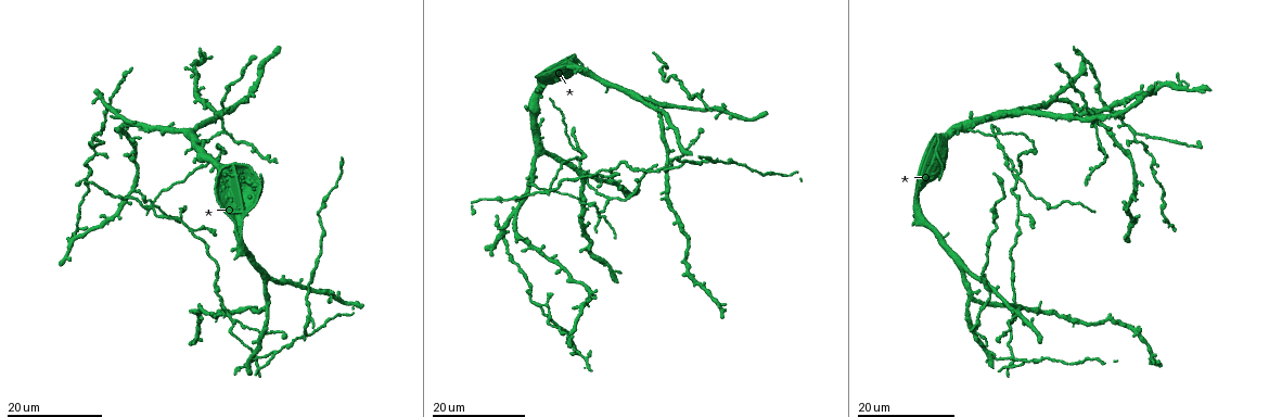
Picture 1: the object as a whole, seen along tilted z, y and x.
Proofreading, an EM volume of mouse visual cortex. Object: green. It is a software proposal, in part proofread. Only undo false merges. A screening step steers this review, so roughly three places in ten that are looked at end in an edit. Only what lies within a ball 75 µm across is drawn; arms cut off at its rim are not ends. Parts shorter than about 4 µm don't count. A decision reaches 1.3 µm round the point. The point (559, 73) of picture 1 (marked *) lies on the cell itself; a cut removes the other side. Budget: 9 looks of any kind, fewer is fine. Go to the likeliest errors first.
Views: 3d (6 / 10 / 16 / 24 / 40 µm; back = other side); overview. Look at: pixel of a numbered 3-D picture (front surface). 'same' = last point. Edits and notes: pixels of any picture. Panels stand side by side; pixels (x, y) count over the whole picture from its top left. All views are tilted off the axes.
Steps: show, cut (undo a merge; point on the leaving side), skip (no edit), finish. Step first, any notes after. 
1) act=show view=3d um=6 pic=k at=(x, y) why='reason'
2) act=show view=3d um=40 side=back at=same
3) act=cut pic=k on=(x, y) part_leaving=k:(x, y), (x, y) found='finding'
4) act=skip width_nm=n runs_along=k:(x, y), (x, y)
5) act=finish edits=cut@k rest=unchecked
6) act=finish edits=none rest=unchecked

act=show view=3d um=16 pic=1 at=(1013, 356) why='four-way junction'

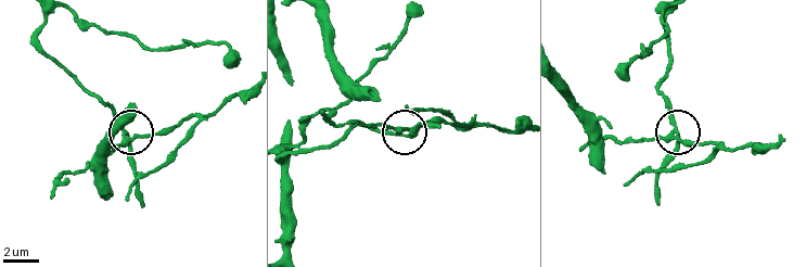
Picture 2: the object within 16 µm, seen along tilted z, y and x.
act=show view=3d um=10 pic=2 at=(125, 134)

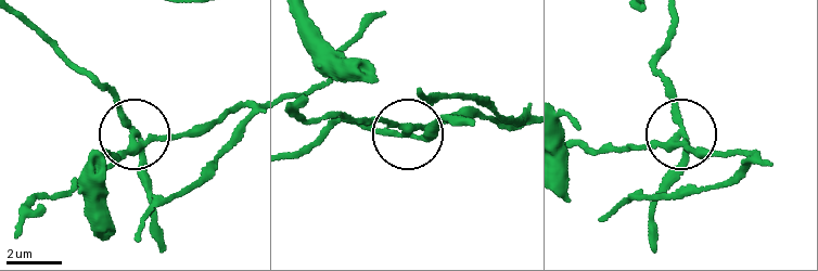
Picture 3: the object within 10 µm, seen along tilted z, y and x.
act=cut pic=3 on=(168, 138) side_arm_um=36 arms=4 found='a second cell is stuck on'

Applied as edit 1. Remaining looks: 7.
act=show view=overview

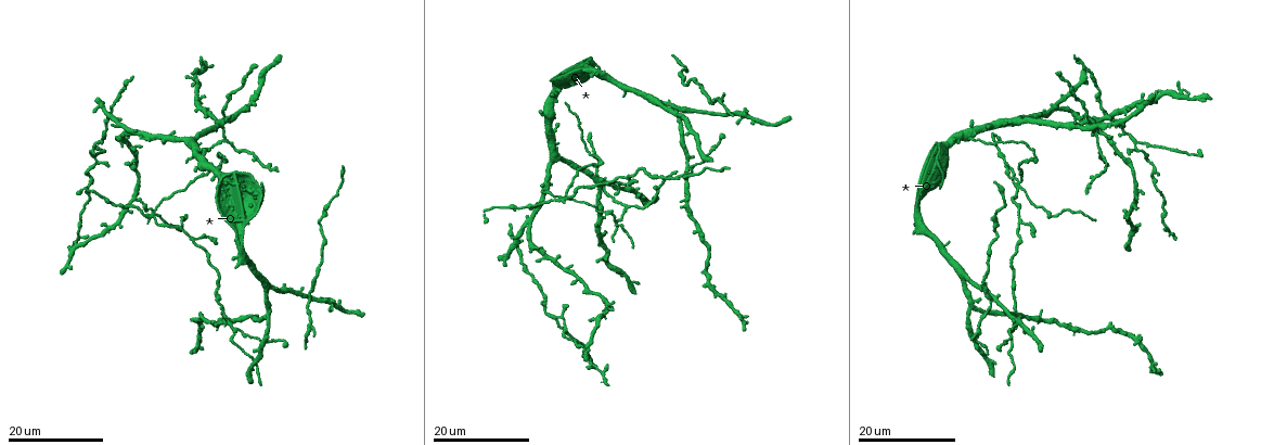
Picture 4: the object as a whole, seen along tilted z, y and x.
act=show view=3d um=16 pic=4 at=(1017, 186) why='four or more arms meet'

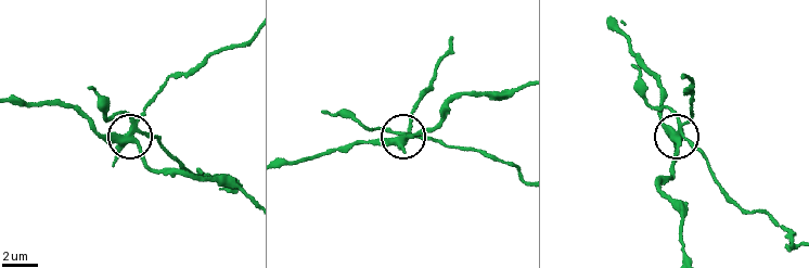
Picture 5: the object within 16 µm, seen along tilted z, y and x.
act=show view=3d um=6 pic=5 at=(677, 137)

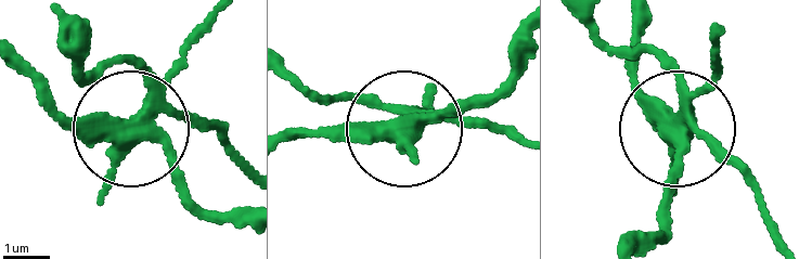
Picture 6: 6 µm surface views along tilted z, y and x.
act=cut pic=6 on=(142, 65) arms=4 part_leaving=6:(132, 129), (207, 11) found='a second cell is stuck on'

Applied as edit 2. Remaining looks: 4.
act=show view=overview

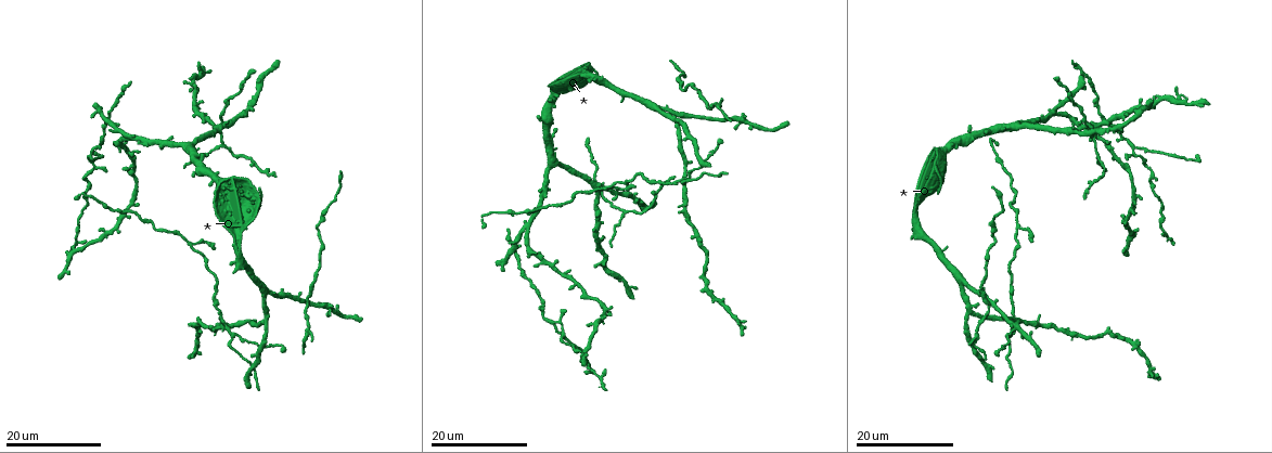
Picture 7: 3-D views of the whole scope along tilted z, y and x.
act=show view=3d um=16 pic=7 at=(223, 146)

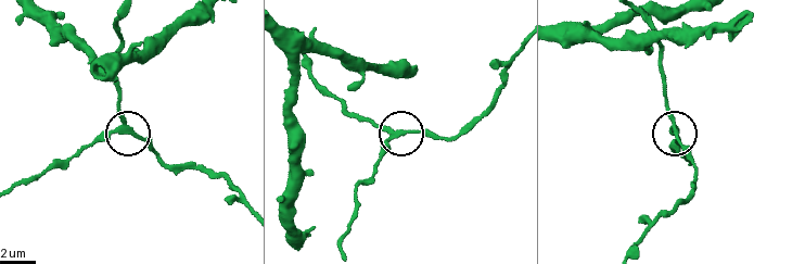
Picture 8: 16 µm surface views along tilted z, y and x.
act=show view=3d um=10 pic=8 at=(394, 136) why='closer look'

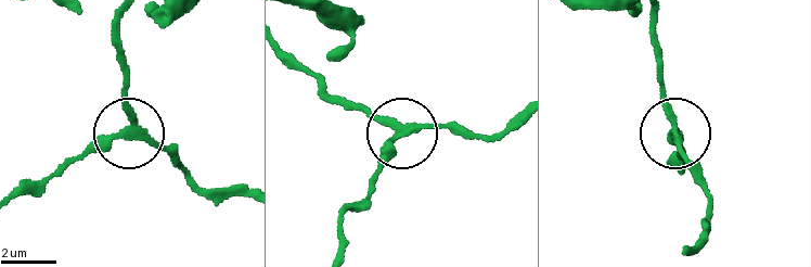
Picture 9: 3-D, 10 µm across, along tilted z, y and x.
act=show view=3d um=6 pic=9 at=(674, 136)

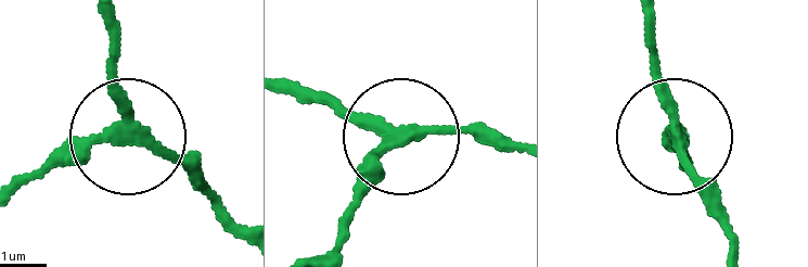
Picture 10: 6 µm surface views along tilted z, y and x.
act=skip side_arm_um=11 arms=3 found='all the same cell'

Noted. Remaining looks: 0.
act=finish edits=cut@3,cut@6 rest=unchecked

